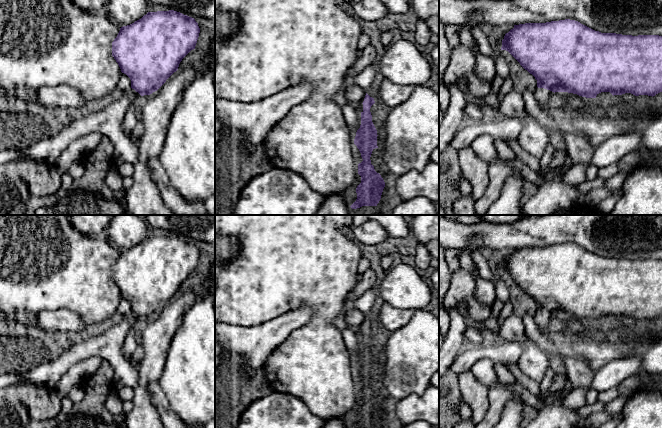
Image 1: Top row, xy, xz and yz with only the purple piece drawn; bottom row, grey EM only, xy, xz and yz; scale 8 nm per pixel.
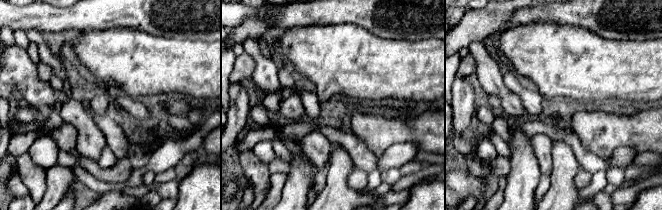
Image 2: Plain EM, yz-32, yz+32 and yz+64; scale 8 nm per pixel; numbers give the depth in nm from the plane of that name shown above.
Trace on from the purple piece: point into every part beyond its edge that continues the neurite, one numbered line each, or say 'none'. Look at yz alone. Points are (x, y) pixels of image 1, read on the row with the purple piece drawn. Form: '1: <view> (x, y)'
1: yz (544, 98)

